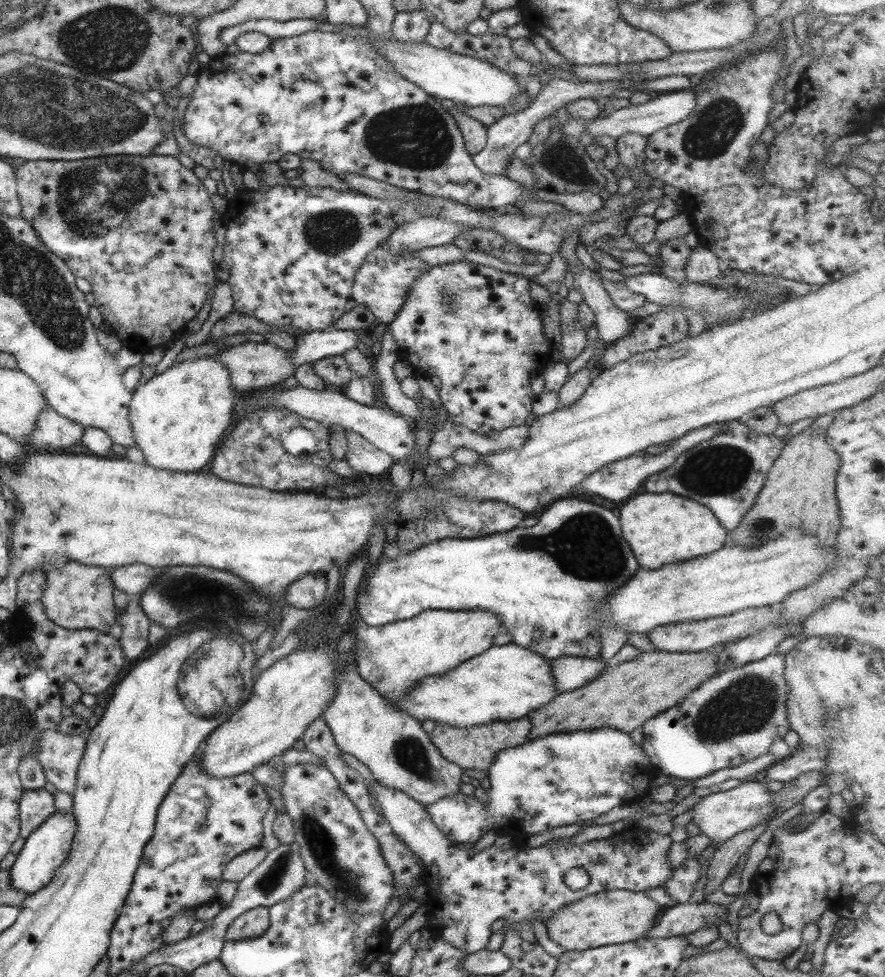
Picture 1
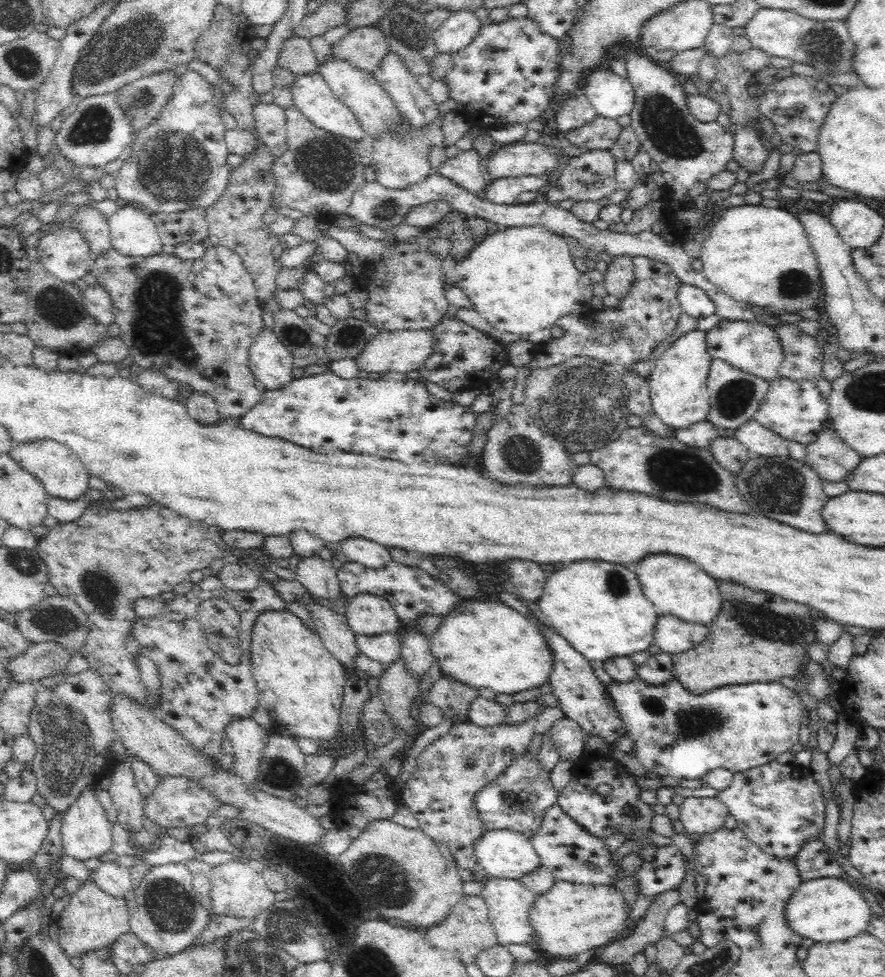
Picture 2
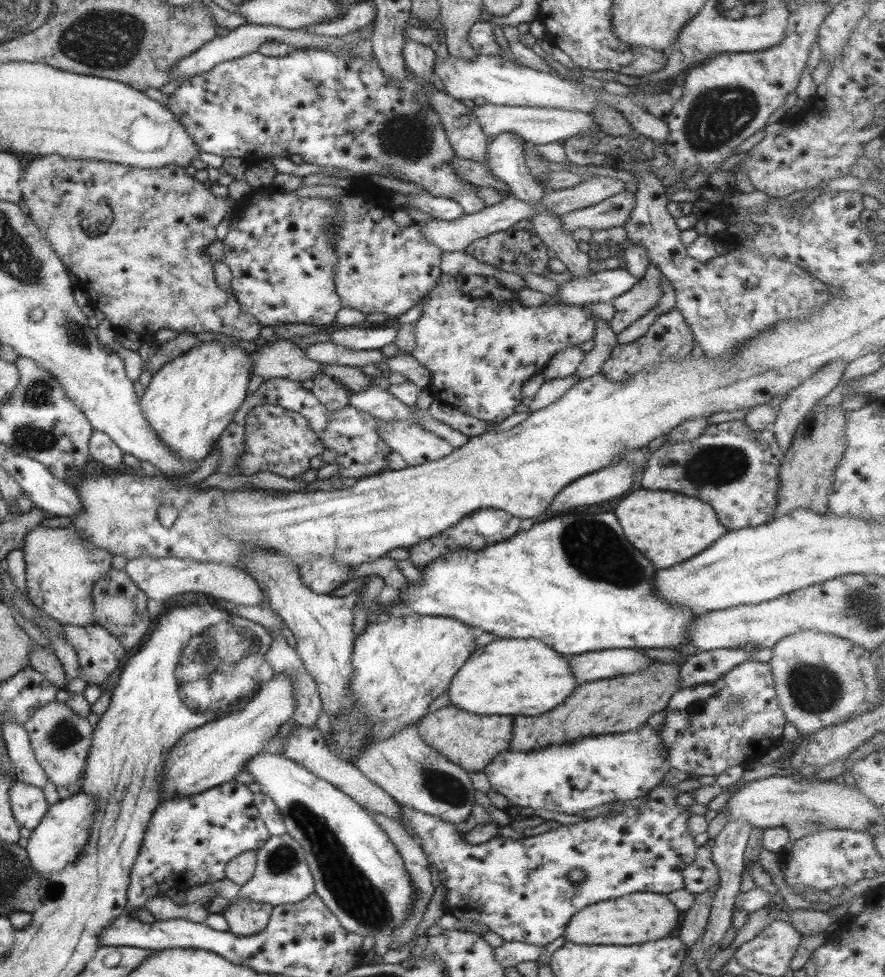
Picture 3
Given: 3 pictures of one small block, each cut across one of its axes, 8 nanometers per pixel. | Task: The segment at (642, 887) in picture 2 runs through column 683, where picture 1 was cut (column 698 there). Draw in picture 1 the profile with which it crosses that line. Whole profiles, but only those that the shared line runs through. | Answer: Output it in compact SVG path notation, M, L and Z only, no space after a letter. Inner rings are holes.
M699 855L686 859L671 872L671 876L661 884L661 888L675 901L683 904L691 901L691 893L699 878Z

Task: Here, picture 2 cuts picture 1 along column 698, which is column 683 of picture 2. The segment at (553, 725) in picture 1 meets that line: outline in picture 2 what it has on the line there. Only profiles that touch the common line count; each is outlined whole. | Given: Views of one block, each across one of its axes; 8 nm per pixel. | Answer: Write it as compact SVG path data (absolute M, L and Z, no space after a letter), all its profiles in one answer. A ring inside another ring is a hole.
M729 580L714 581L721 597L719 614L706 626L708 636L698 646L673 655L673 678L696 693L755 681L780 683L786 676L797 679L810 660L808 647L818 642L813 629L818 612L770 592L756 592Z

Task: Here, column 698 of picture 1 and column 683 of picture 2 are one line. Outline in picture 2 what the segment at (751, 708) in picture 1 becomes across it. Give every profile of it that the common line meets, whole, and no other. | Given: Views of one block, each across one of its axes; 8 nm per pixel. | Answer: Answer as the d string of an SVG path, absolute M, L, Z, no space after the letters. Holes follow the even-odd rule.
M638 675L634 676L632 680L626 682L613 681L608 685L604 685L604 691L606 691L606 699L610 705L614 705L618 717L620 717L620 723L624 727L624 734L629 736L636 743L633 754L640 764L648 772L659 774L660 776L674 776L679 779L700 779L704 774L714 769L726 769L731 773L744 772L749 768L756 768L762 766L762 764L768 764L775 760L778 754L791 751L792 747L798 744L798 734L800 734L800 723L802 714L802 702L797 695L796 691L788 689L782 683L767 683L766 681L755 681L750 684L739 685L726 685L720 688L713 688L708 692L690 692L686 690L682 683L675 678L672 678L667 683L661 685L648 684L642 680Z

